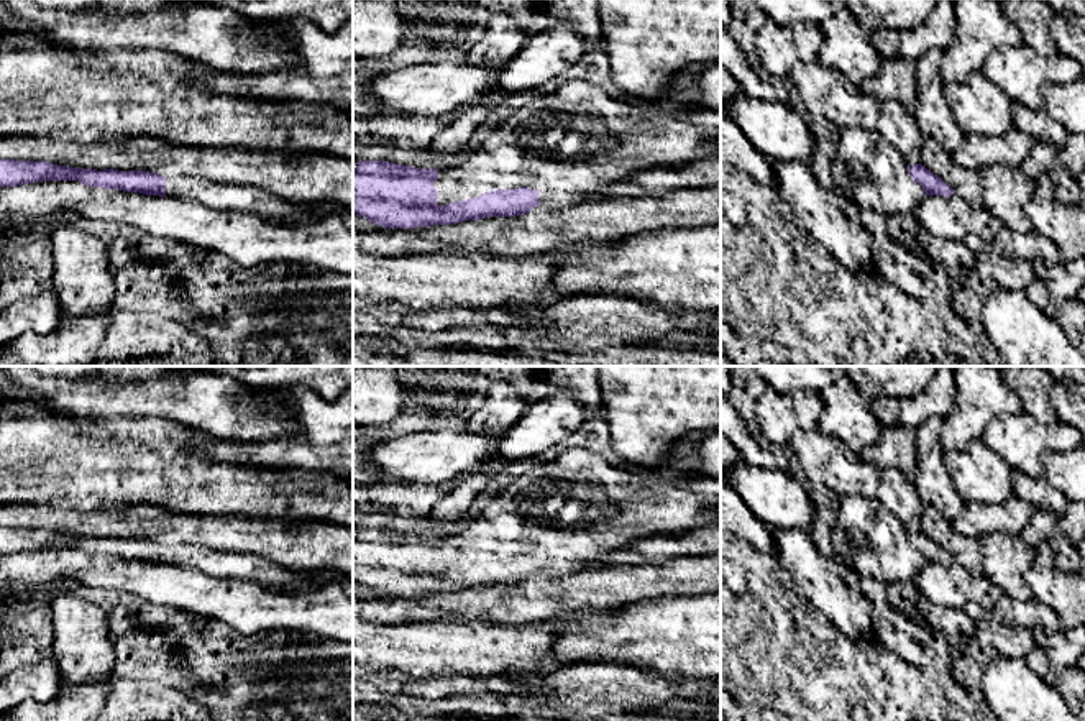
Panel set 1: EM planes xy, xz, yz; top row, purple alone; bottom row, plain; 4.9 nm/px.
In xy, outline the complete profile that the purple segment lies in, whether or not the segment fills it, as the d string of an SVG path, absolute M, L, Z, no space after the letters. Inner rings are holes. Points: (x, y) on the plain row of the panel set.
M0 527L0 553L43 549L79 549L89 555L117 557L159 565L181 565L215 578L245 578L274 590L300 590L340 578L336 572L295 573L258 555L215 552L195 544L164 545L146 539L84 537L46 529Z

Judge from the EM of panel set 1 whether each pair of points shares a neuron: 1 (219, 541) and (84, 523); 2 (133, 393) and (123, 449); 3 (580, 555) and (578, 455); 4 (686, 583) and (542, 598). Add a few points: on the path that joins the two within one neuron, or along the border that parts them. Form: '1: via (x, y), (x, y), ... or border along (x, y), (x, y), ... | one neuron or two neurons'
1: via (186, 529), (171, 529), (155, 523), (117, 523) | one neuron
2: border along (166, 417), (91, 419) | two neurons
3: via (596, 531), (598, 503), (580, 480) | one neuron
4: via (650, 583), (578, 590) | one neuron

